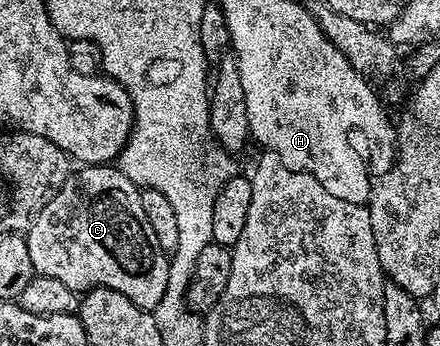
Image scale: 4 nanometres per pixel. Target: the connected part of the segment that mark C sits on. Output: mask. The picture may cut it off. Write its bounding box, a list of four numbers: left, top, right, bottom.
[26,163,170,311]

